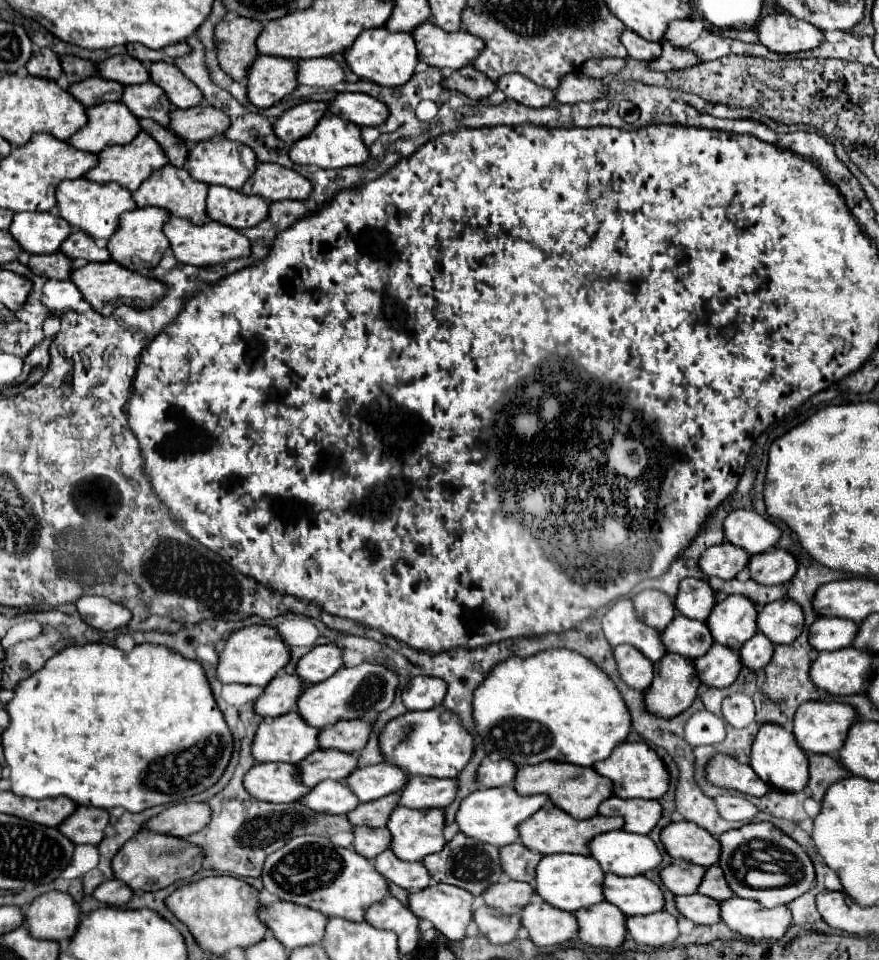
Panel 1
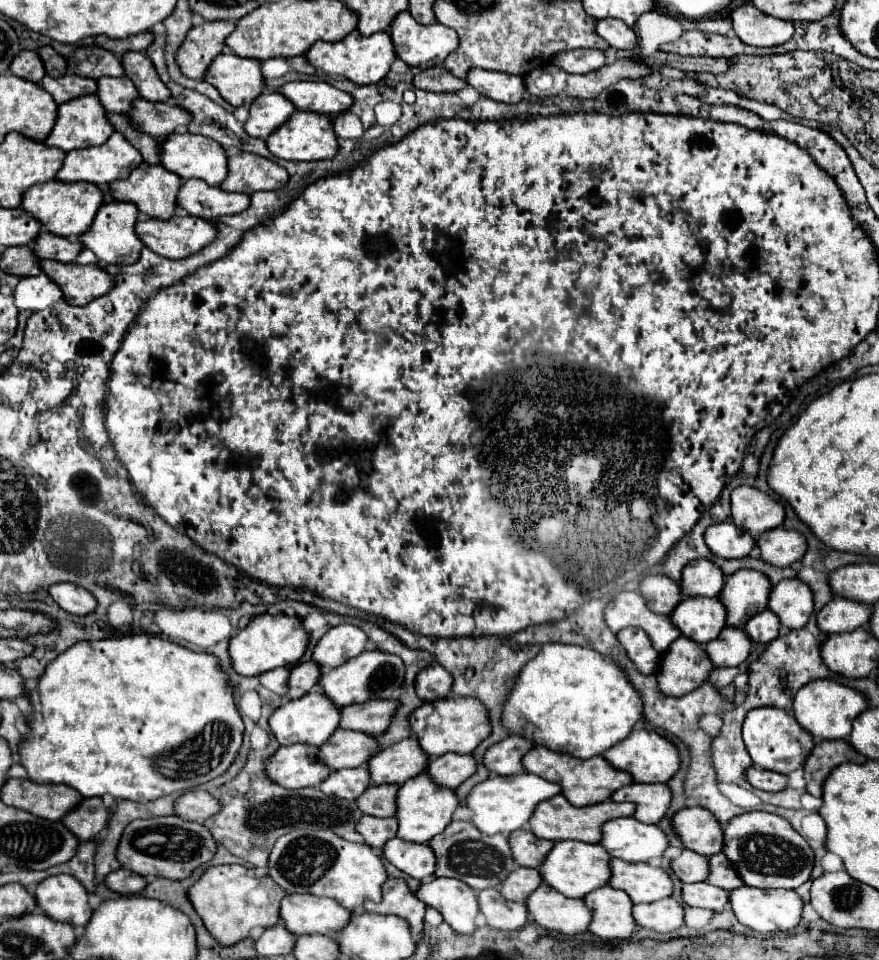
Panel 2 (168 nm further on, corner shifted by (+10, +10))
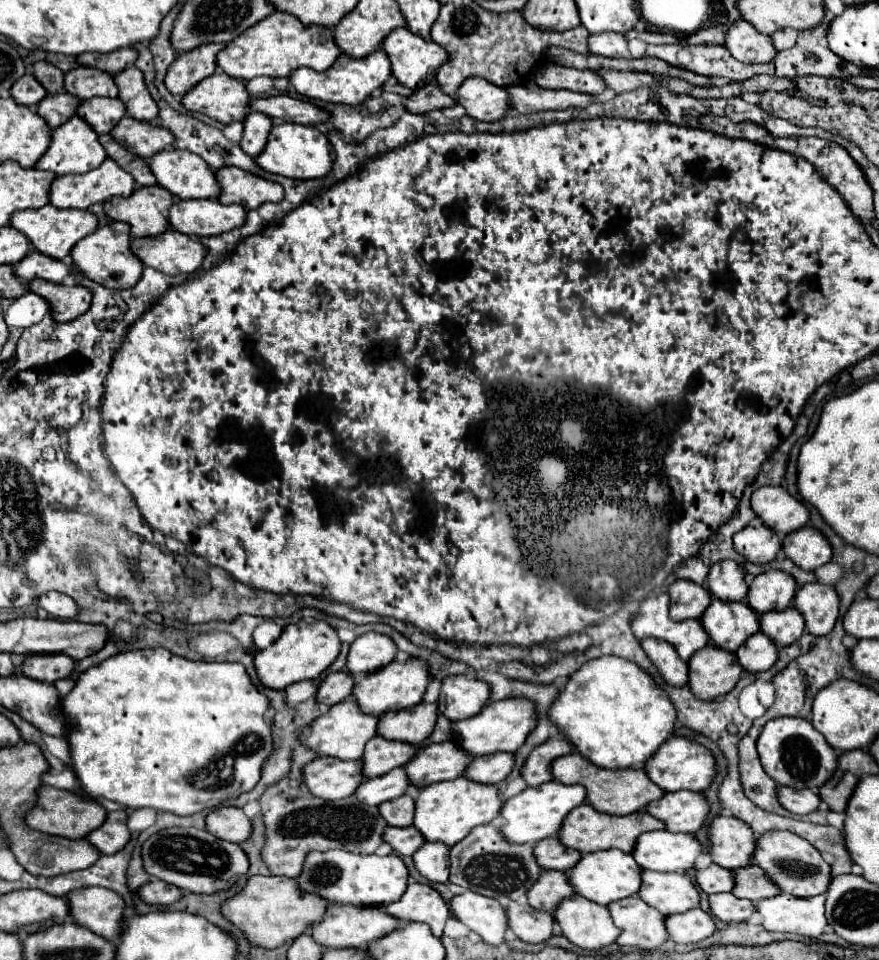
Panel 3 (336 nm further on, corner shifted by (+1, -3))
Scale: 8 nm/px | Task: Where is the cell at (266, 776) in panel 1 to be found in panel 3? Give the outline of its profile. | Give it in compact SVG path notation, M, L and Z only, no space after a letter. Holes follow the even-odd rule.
M319 757L305 765L305 783L321 799L343 799L365 781L363 761Z

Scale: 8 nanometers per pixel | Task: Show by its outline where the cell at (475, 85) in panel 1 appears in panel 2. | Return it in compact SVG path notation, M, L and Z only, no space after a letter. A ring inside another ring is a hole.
M444 66L426 68L414 76L414 86L429 92L458 92L460 88L452 88L452 86L466 86L466 84L468 84L466 80L448 74Z

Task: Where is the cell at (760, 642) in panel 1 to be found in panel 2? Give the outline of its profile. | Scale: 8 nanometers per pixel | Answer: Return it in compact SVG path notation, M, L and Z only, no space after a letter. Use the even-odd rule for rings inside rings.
M764 610L764 612L756 614L756 616L752 616L746 622L744 630L746 630L746 634L750 636L752 642L768 644L768 642L772 642L778 636L780 622L778 622L778 618L770 610Z

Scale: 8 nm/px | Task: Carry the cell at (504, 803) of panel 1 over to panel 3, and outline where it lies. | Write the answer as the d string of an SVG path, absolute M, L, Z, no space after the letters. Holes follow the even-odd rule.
M549 781L539 787L529 787L523 793L507 799L507 803L503 805L501 815L507 819L507 823L501 827L501 831L509 843L537 843L545 837L557 835L569 811L581 805L585 801L585 795L587 795L585 787L563 785L559 781Z

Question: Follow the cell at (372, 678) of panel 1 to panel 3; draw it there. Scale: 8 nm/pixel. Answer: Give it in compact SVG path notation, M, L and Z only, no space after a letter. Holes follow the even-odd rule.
M409 657L405 663L393 661L393 663L389 663L389 667L383 667L379 671L369 673L363 679L359 679L355 689L353 689L353 697L357 699L361 709L371 713L371 715L383 715L389 711L407 709L407 707L413 707L413 705L423 701L429 677L431 677L429 665L423 659Z

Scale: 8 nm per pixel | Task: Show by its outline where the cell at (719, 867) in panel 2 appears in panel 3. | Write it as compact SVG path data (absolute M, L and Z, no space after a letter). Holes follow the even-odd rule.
M757 865L735 869L733 873L735 873L735 889L731 893L737 897L745 897L757 903L761 899L781 893L781 889L771 879L765 879L765 871L761 871L761 867Z

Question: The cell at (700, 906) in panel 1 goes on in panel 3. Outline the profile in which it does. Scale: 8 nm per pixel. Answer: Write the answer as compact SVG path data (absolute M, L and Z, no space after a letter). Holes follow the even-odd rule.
M715 893L709 895L711 911L717 919L729 921L747 921L755 913L755 905L749 899L739 899L733 893Z

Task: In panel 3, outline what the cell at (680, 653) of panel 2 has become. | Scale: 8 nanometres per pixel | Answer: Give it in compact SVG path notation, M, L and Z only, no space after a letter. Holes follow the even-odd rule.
M707 645L693 655L691 691L703 701L713 701L733 691L741 673L743 669L739 667L735 653Z

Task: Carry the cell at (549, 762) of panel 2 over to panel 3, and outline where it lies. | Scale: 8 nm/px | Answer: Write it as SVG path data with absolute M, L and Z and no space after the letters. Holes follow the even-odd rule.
M569 753L551 763L551 773L561 783L579 783L587 789L587 801L601 813L611 815L629 815L637 809L645 809L651 801L661 799L665 791L657 787L653 781L647 779L645 769L617 769L617 771L605 771L601 767L593 767L583 755Z

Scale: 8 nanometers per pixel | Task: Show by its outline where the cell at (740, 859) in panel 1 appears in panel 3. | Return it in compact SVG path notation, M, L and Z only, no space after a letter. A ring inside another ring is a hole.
M771 831L757 839L757 847L753 853L753 865L759 865L767 871L767 875L781 887L781 891L795 897L813 897L827 891L831 881L831 867L825 863L821 853L789 831Z

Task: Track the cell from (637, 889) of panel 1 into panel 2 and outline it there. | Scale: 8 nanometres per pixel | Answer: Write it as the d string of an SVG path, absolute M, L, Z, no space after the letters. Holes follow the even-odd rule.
M618 858L610 860L608 886L626 890L632 904L656 902L672 894L672 880L662 868L652 868L644 862L630 864Z

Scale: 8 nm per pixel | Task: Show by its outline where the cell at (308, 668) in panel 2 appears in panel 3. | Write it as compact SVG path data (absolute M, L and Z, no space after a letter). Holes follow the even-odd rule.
M349 671L329 673L319 687L317 701L331 707L335 703L345 701L353 693L353 687L355 687L355 679L353 679L353 675L349 675Z

